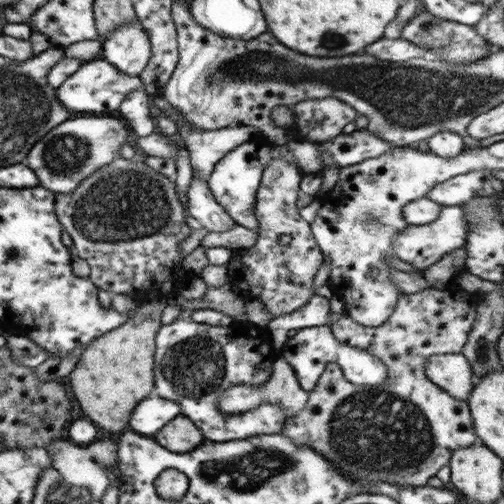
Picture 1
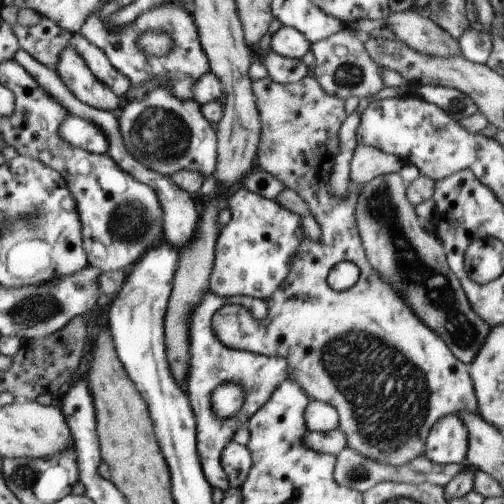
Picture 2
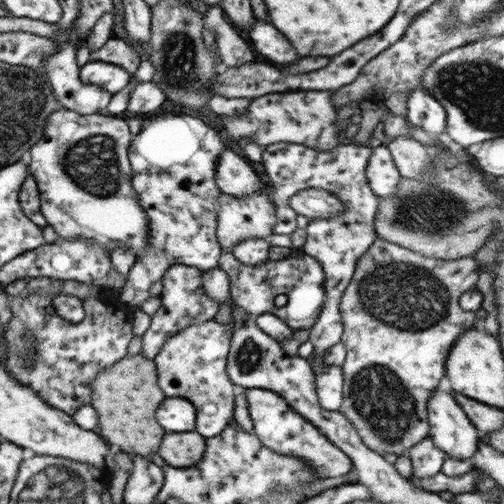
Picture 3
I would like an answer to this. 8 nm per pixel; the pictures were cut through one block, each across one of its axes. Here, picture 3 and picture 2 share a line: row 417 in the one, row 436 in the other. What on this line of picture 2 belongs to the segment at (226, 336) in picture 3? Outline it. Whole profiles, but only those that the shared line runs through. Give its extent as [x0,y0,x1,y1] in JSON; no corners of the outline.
[185,292,289,492]

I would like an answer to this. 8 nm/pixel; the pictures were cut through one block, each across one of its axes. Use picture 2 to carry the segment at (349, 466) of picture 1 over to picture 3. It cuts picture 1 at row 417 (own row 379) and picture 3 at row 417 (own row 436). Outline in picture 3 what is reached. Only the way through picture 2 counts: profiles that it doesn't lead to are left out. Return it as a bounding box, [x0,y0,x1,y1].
[339,238,479,460]

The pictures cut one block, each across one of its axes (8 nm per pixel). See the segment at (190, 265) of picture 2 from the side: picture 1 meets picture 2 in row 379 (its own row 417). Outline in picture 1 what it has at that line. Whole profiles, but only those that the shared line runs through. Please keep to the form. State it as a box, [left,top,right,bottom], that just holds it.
[153,416,203,454]

